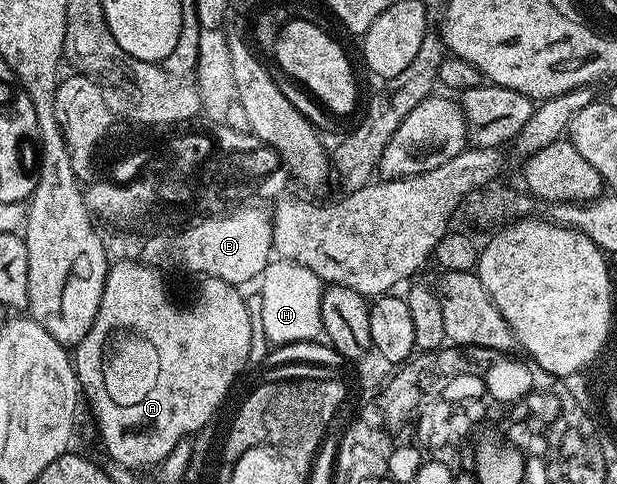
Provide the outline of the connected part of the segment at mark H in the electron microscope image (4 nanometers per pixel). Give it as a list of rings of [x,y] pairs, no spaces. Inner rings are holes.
[[[272,260],[263,269],[258,286],[257,326],[273,345],[291,348],[297,342],[315,342],[323,334],[321,300],[325,283],[309,272],[309,268],[296,262]]]

